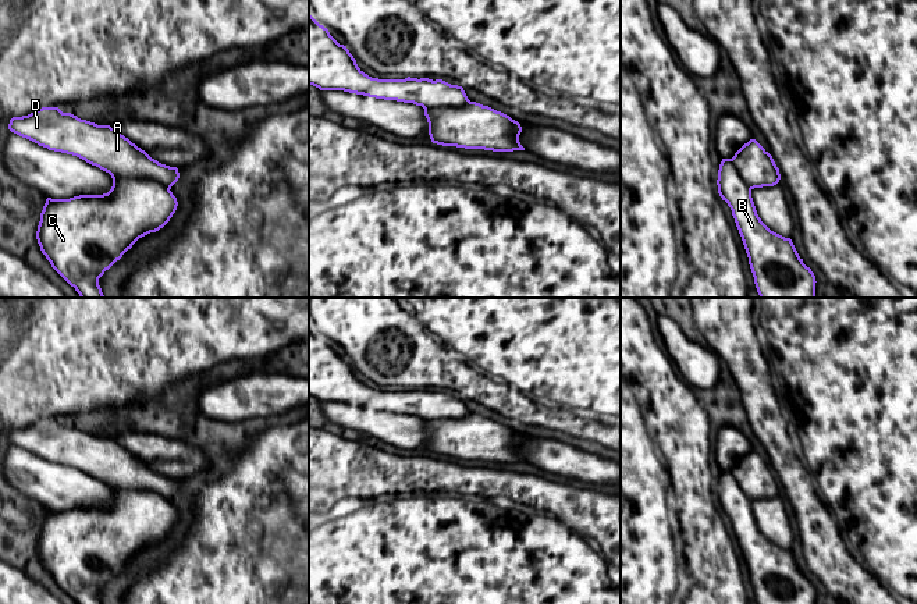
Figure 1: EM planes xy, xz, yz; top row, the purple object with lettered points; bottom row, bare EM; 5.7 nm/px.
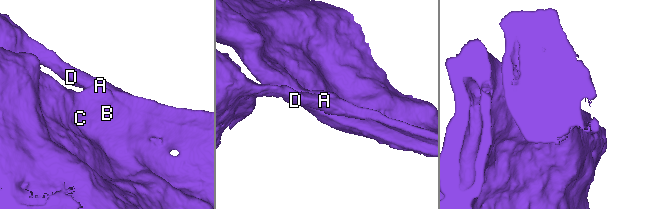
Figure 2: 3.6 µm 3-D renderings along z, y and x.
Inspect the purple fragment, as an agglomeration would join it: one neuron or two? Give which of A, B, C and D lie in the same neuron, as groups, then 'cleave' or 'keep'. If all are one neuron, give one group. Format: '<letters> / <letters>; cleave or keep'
A D / B C; cleave

